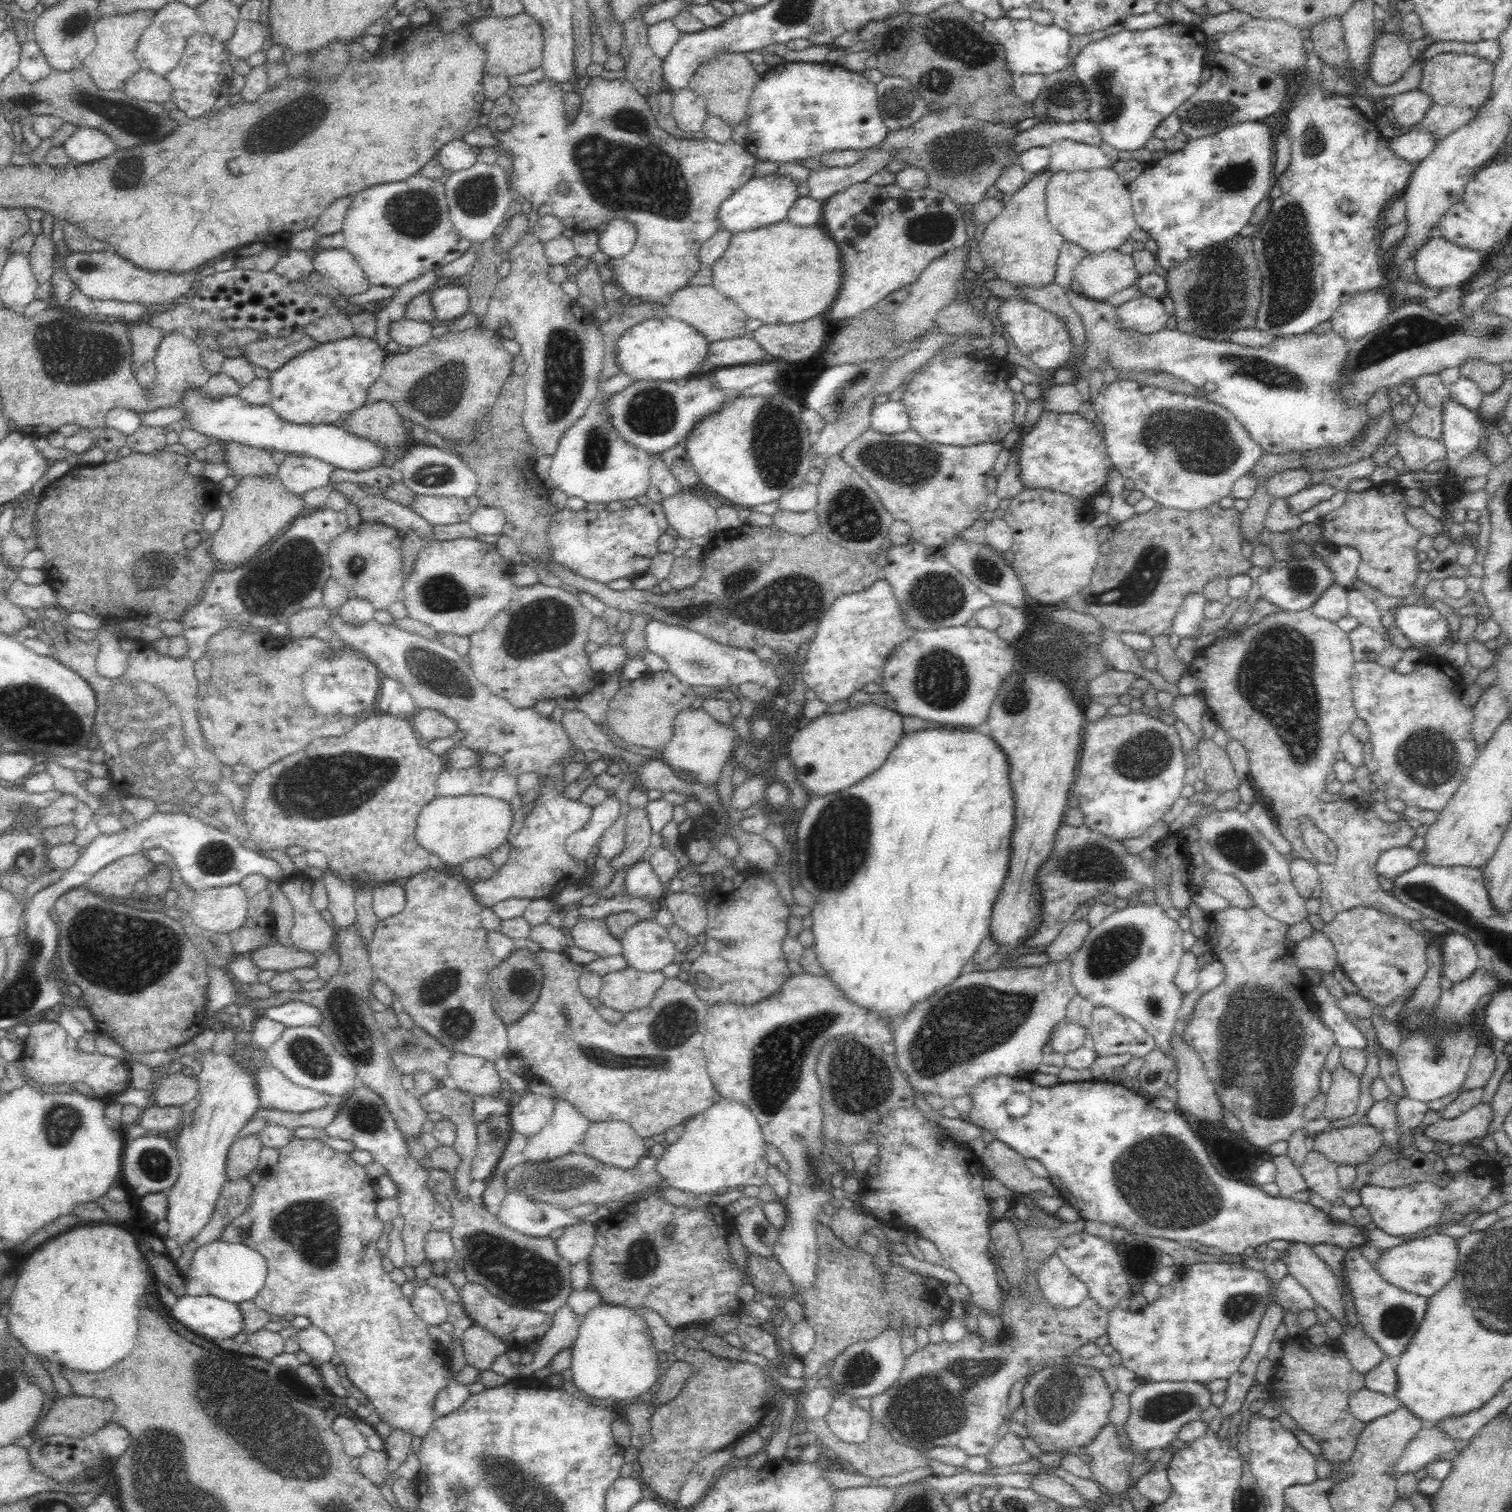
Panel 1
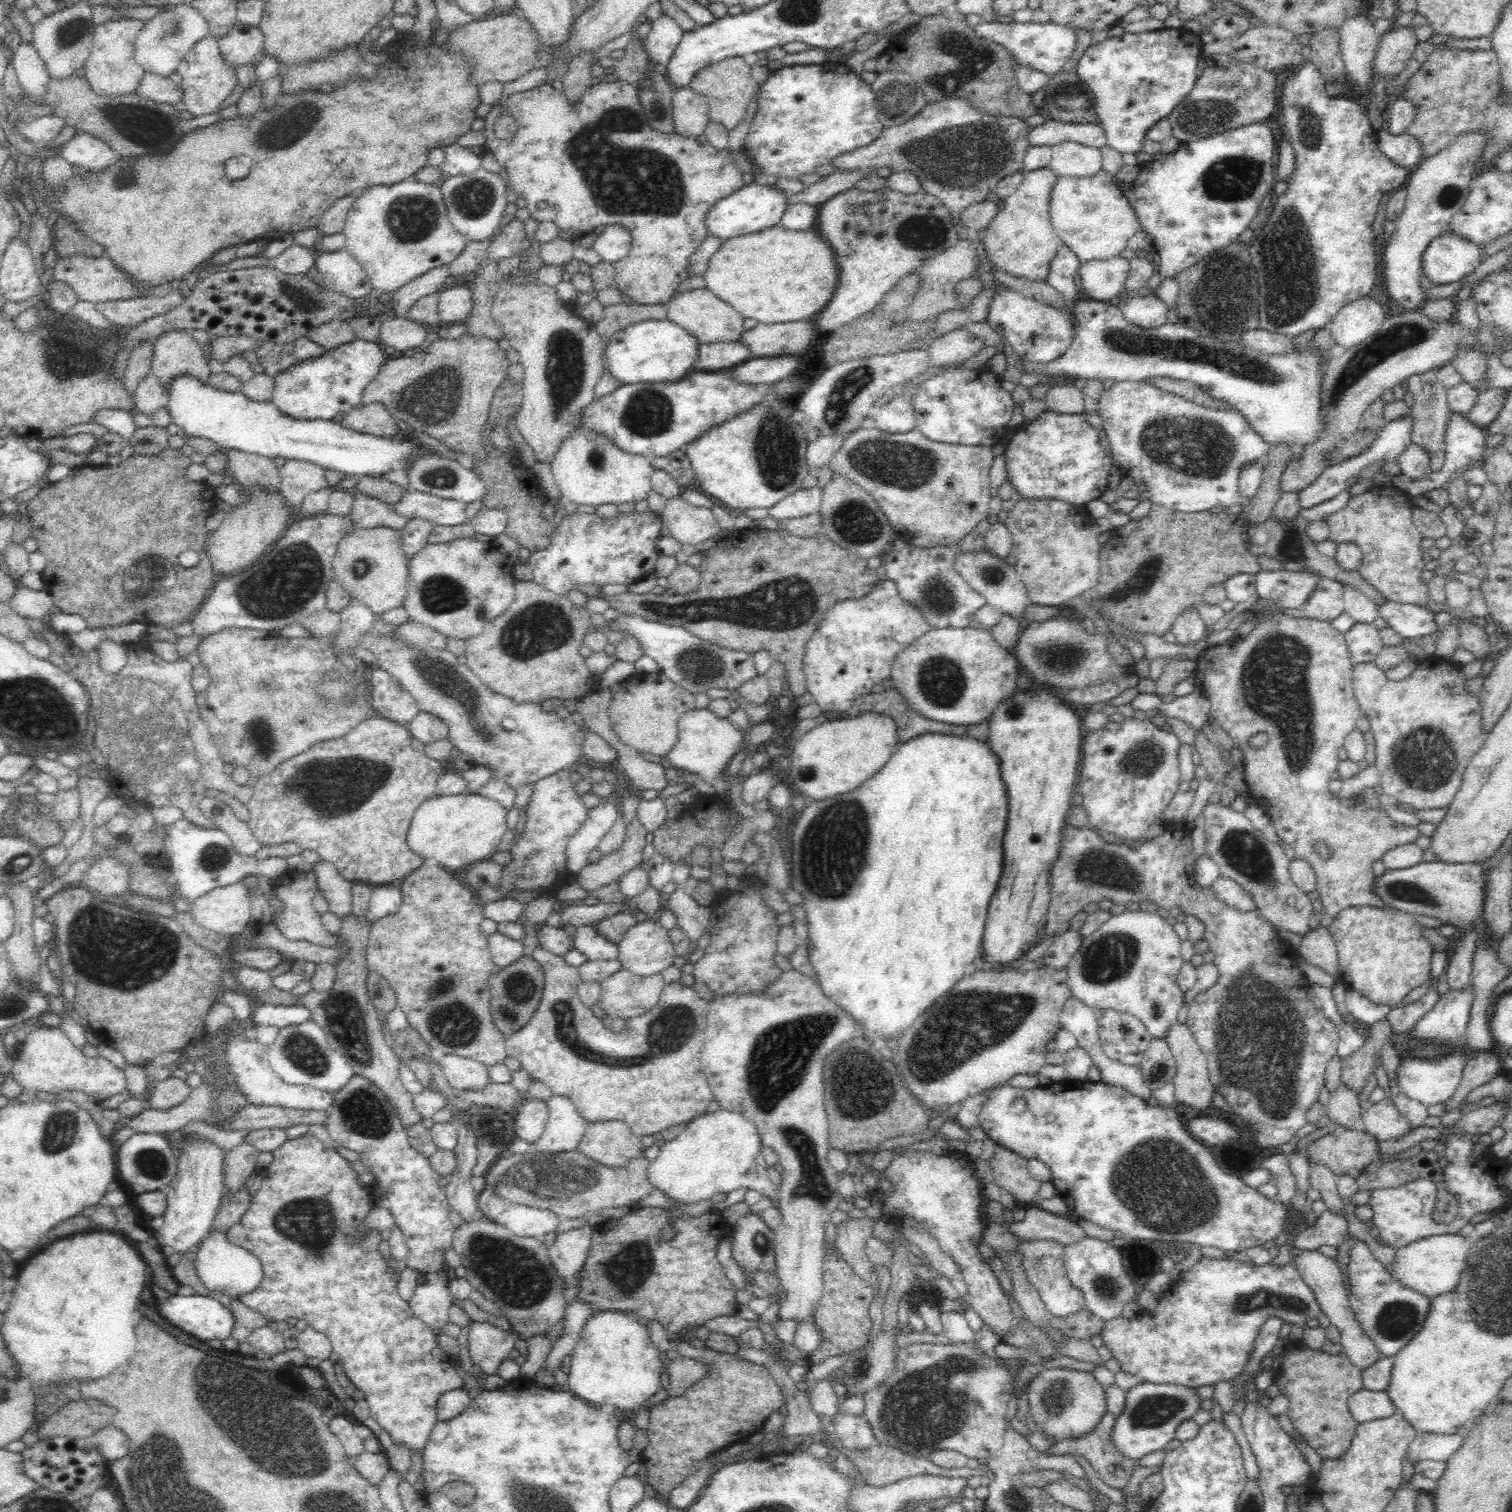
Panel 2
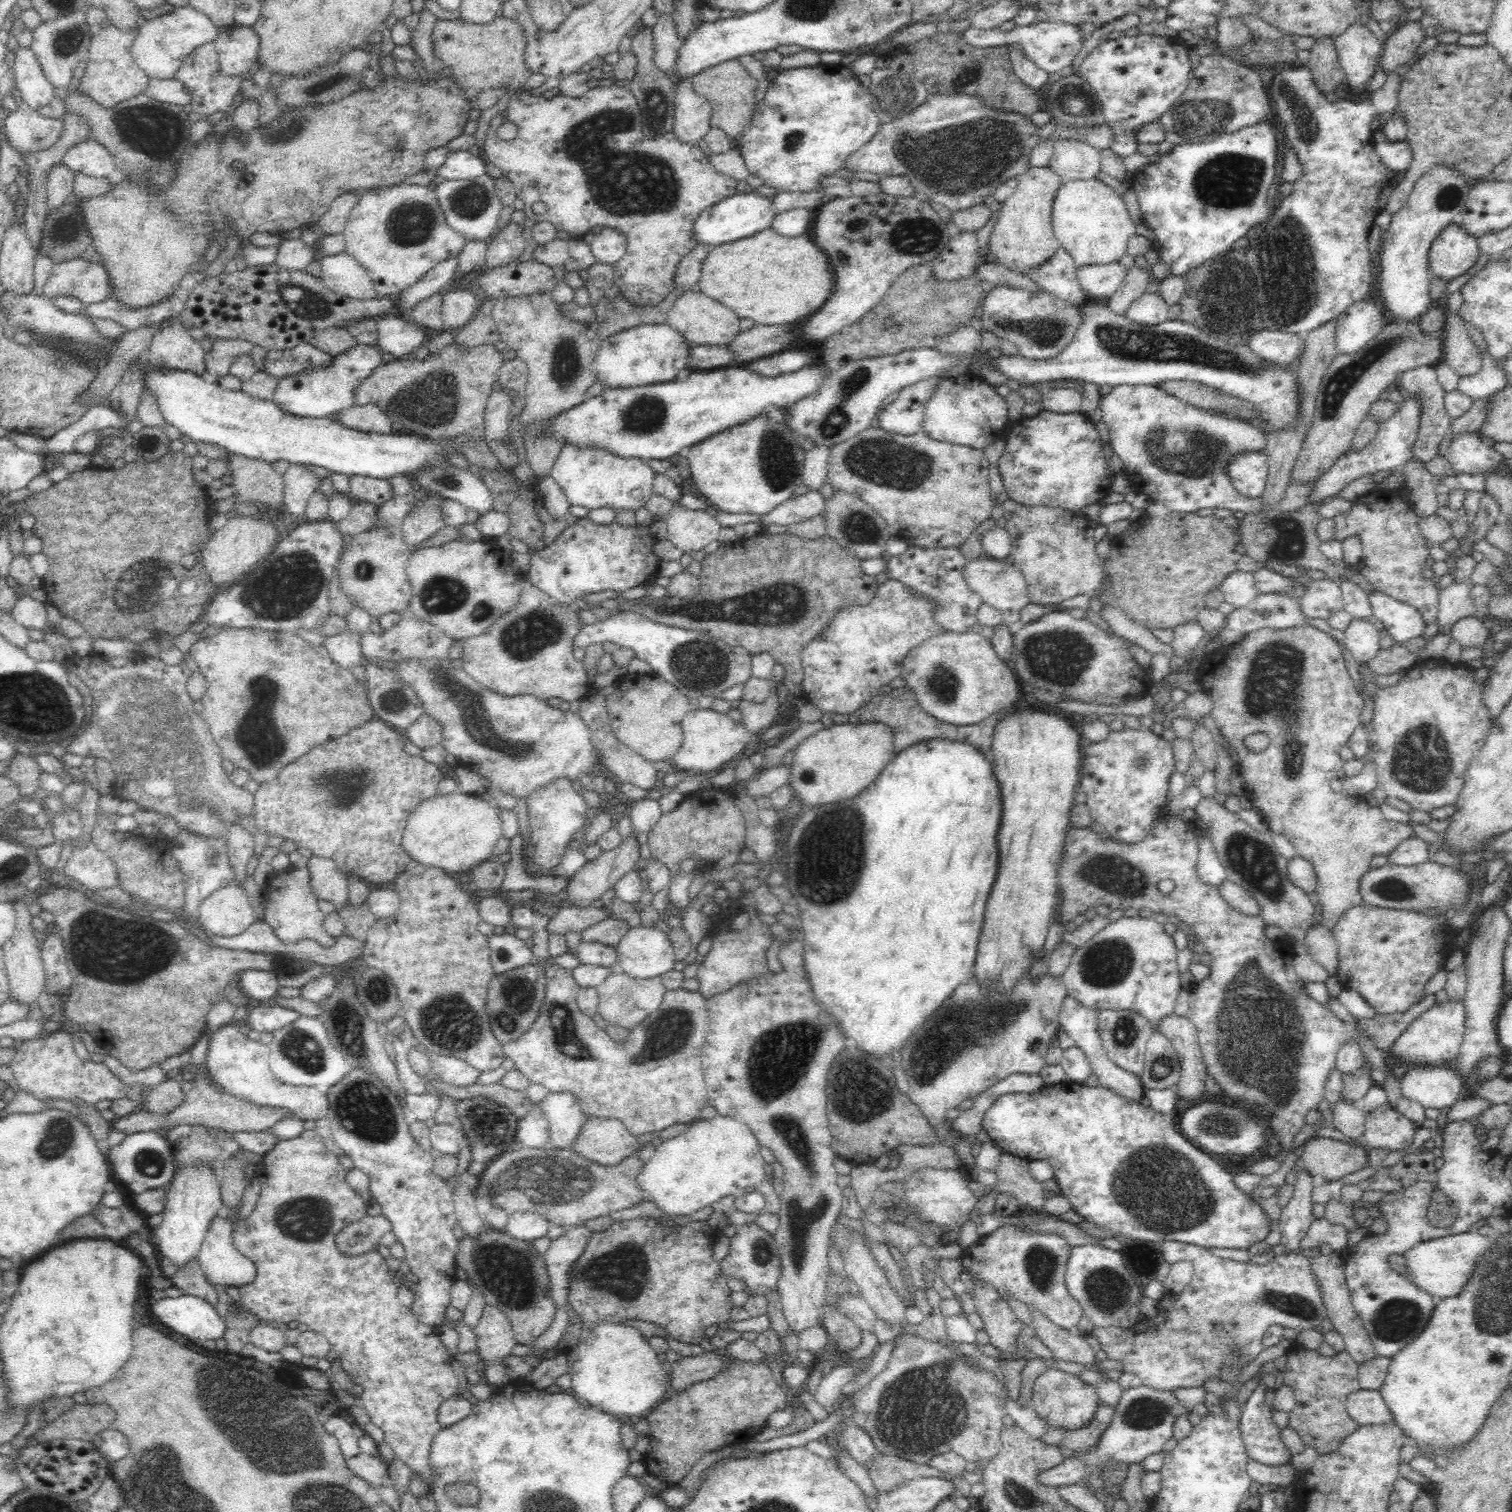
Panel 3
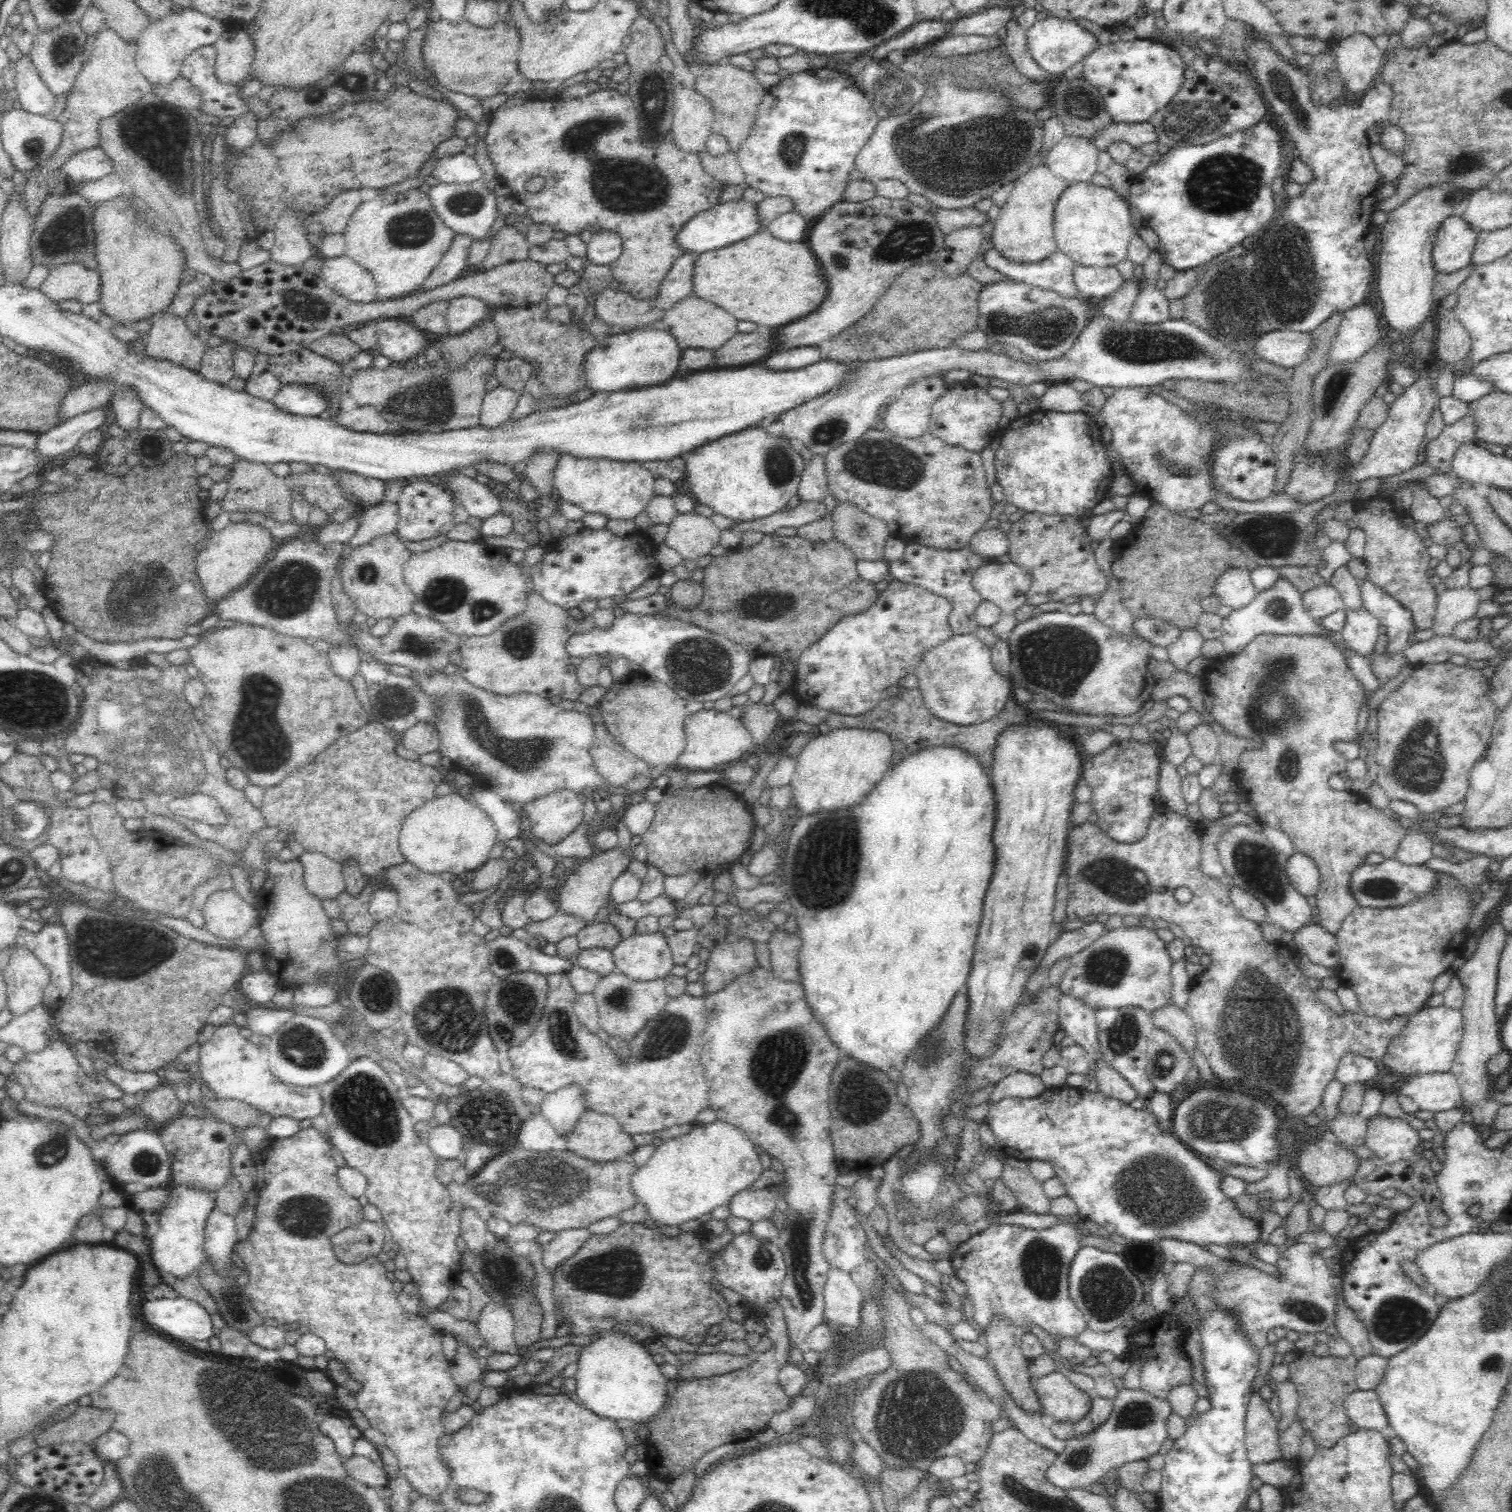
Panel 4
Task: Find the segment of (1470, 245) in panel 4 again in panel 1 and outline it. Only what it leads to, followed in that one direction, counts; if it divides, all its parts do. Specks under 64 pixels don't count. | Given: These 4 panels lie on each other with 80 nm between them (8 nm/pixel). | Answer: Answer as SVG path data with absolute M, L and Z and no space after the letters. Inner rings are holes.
M1431 236L1417 250L1414 260L1415 273L1426 287L1442 290L1464 287L1481 272L1485 258L1478 250L1458 246L1442 237Z

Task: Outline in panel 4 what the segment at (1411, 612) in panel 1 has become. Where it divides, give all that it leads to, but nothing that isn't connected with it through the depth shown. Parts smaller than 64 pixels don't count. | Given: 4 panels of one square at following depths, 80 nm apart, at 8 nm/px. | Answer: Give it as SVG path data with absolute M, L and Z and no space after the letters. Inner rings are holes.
M1370 578L1360 580L1358 588L1362 597L1362 606L1380 621L1380 625L1388 629L1388 645L1384 656L1392 656L1404 651L1408 646L1408 637L1415 633L1412 613L1374 584Z

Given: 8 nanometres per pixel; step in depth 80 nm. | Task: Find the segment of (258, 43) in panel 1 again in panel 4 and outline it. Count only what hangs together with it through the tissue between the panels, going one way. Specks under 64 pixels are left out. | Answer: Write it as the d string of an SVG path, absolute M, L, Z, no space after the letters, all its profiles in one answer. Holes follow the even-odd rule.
M225 30L213 44L216 49L214 75L218 83L238 86L249 74L254 43L244 30Z

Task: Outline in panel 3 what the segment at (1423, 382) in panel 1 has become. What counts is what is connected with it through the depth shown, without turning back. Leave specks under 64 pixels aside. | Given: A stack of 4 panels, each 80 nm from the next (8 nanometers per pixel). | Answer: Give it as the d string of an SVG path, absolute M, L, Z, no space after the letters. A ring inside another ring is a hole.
M1418 366L1402 372L1395 383L1397 386L1403 386L1411 394L1417 394L1418 402L1421 404L1422 418L1420 418L1420 428L1416 442L1414 443L1414 458L1423 463L1436 458L1438 444L1444 438L1446 430L1450 429L1451 420L1445 412L1444 396L1447 393L1442 385L1437 381L1437 372L1434 366Z

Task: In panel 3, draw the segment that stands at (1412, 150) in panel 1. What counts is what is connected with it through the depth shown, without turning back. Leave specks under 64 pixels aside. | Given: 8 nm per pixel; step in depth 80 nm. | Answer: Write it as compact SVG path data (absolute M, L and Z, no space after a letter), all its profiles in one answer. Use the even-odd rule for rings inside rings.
M1376 129L1373 131L1373 144L1375 154L1389 172L1398 175L1409 168L1411 151L1405 140L1393 144L1393 142L1386 139L1382 131Z

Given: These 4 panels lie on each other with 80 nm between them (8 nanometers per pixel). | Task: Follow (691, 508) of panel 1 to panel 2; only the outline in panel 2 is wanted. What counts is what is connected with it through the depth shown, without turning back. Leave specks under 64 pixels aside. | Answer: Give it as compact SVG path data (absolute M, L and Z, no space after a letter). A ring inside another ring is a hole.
M681 496L667 499L661 518L669 528L670 536L682 546L700 548L705 540L717 538L718 531L722 529L710 509L690 505Z

